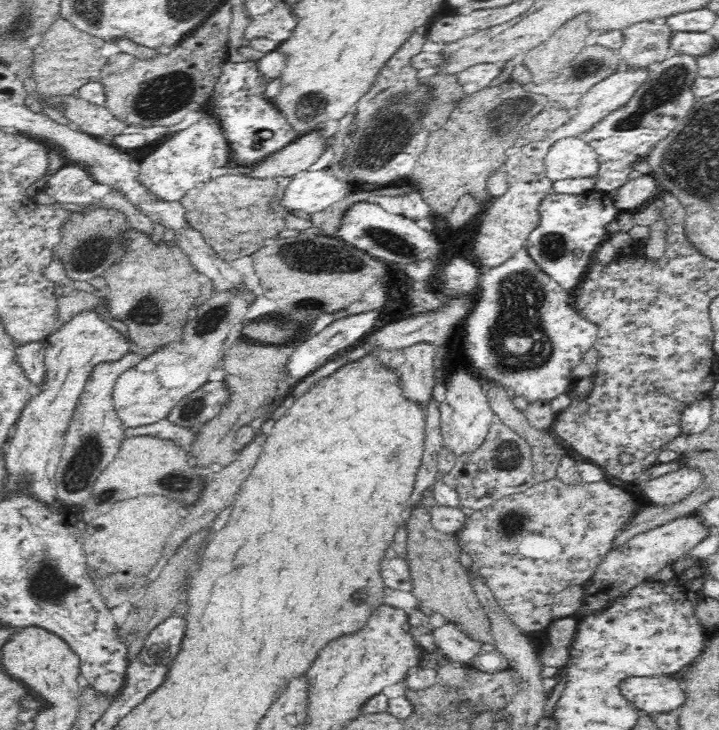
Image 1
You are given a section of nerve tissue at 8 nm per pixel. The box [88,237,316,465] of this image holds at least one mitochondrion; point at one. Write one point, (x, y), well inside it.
(214, 317)

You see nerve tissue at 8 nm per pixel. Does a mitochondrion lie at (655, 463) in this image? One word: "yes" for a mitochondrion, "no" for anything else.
no

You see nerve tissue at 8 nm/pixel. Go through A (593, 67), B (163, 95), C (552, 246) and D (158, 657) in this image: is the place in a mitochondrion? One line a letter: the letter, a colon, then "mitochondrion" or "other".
A: mitochondrion
B: mitochondrion
C: mitochondrion
D: other

